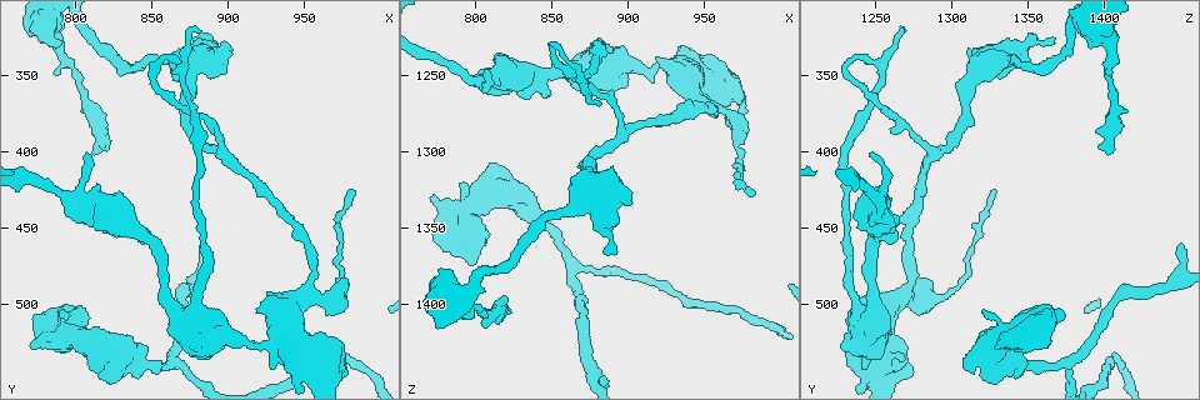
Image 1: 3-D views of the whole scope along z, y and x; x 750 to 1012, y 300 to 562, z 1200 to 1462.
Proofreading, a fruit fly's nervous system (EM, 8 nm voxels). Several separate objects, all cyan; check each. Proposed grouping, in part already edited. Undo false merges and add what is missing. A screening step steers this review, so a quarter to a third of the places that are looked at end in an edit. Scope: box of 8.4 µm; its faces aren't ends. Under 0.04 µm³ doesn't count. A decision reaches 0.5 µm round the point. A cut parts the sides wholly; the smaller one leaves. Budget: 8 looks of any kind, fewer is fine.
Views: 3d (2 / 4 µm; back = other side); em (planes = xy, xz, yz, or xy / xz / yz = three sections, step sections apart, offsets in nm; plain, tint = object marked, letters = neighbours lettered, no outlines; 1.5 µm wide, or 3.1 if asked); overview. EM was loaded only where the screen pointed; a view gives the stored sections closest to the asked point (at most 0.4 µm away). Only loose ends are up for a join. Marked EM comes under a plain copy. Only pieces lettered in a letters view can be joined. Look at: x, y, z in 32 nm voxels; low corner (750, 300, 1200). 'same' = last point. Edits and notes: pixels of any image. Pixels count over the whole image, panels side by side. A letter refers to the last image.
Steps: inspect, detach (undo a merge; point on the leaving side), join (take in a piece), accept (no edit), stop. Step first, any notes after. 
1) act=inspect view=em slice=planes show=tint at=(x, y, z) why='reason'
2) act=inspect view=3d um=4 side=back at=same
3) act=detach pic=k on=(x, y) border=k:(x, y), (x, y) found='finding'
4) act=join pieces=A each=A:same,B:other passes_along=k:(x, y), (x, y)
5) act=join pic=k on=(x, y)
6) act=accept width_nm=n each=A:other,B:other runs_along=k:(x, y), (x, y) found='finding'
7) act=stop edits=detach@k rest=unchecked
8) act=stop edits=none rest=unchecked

act=inspect view=3d um=4 at=(880, 322, 1268) why='branch stops here'

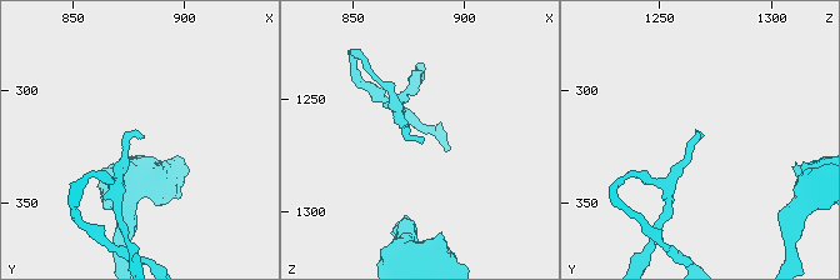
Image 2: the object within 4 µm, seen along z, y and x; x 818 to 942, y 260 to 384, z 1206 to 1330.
act=inspect view=em slice=xz step=4 show=tint at=(881, 321, 1268)

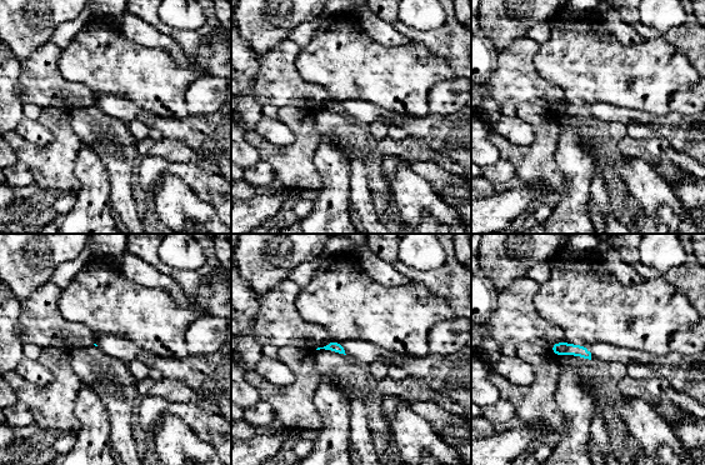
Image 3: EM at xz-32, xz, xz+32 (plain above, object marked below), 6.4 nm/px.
act=inspect view=em slice=planes show=letters at=same

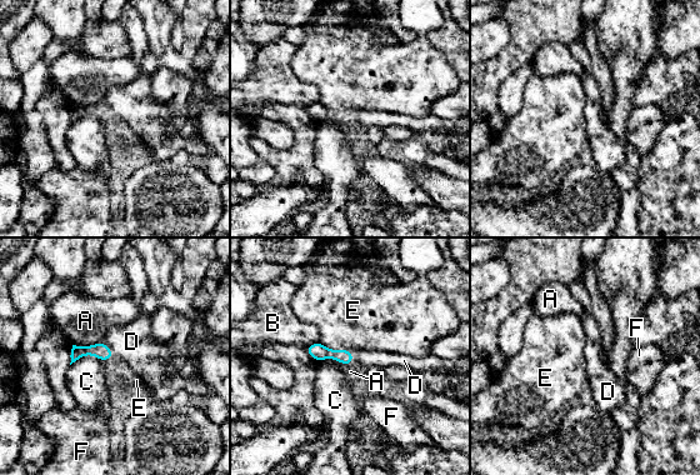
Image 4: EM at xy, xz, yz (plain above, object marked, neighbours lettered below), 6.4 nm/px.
act=accept width_nm=100 longest_contact=C:220nm each=A:other,B:other,C:other,D:other,E:other,F:other found='none of them fits'

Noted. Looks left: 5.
act=inspect view=3d um=2 at=(906, 522, 1246) why='sudden change in width'

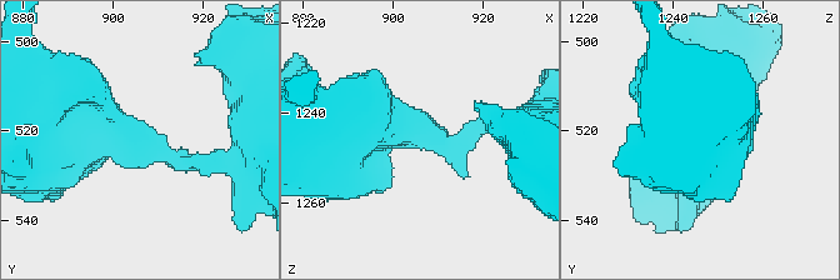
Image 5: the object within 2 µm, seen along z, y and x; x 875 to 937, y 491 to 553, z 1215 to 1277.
act=inspect view=em slice=planes show=tint at=(905, 524, 1246)

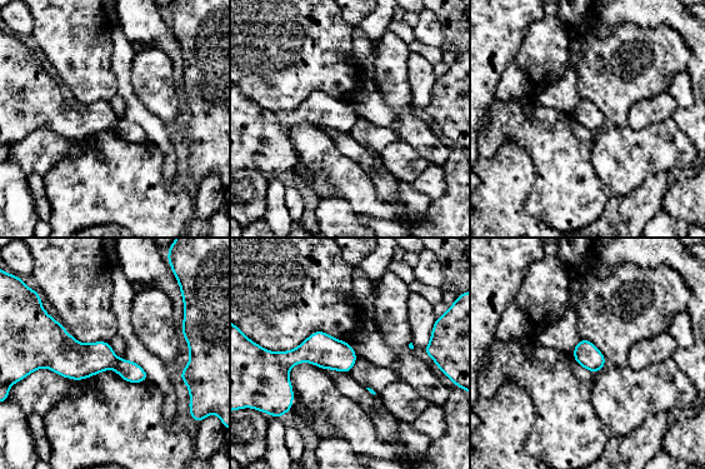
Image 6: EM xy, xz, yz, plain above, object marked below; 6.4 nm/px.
act=inspect view=em slice=planes show=letters at=same why='see the neighbours'

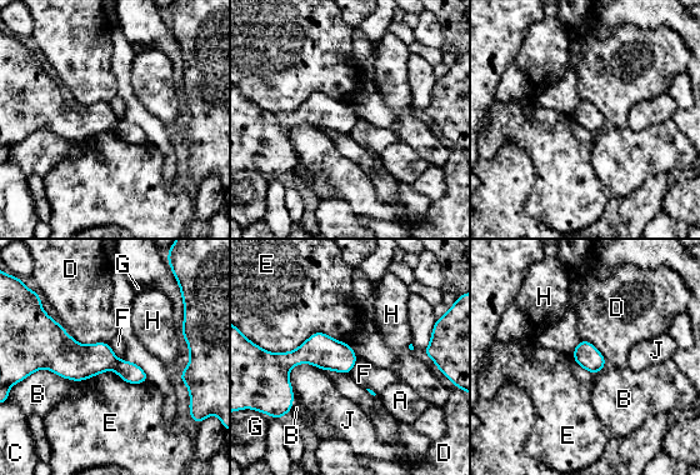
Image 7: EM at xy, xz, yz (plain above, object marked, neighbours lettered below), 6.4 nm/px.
act=detach pic=7 on=(78, 363) width_nm=220 each=A:other,B:other,C:other,D:other,E:other,F:other,G:other,H:other,J:other border=7:(119, 360), (113, 369) found='a second neuron is stuck on'

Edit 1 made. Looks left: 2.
act=stop edits=detach@7 rest=unchecked

